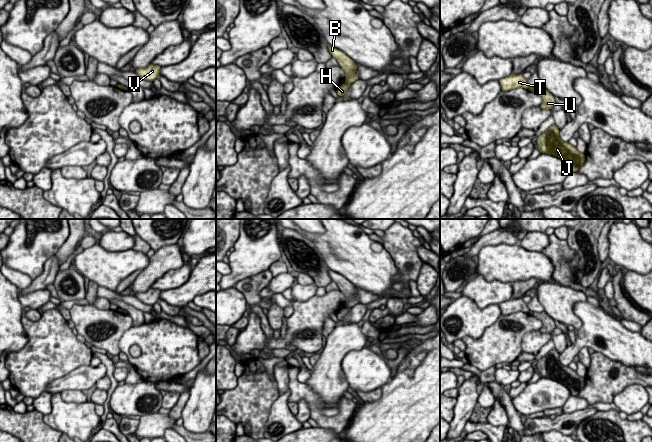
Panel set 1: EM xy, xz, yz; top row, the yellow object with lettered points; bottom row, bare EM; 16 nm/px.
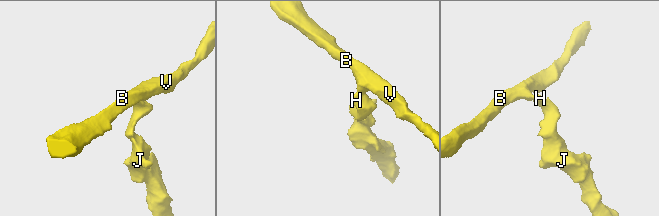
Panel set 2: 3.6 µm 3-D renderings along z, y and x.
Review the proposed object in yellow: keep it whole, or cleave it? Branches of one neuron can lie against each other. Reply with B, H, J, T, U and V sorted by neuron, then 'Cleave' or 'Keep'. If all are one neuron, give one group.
Groups: B T V / H J U. Cleave

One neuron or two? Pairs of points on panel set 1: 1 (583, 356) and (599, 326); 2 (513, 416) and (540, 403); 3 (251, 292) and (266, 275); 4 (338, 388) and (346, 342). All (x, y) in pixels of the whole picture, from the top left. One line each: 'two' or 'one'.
1: two
2: two
3: one
4: one

